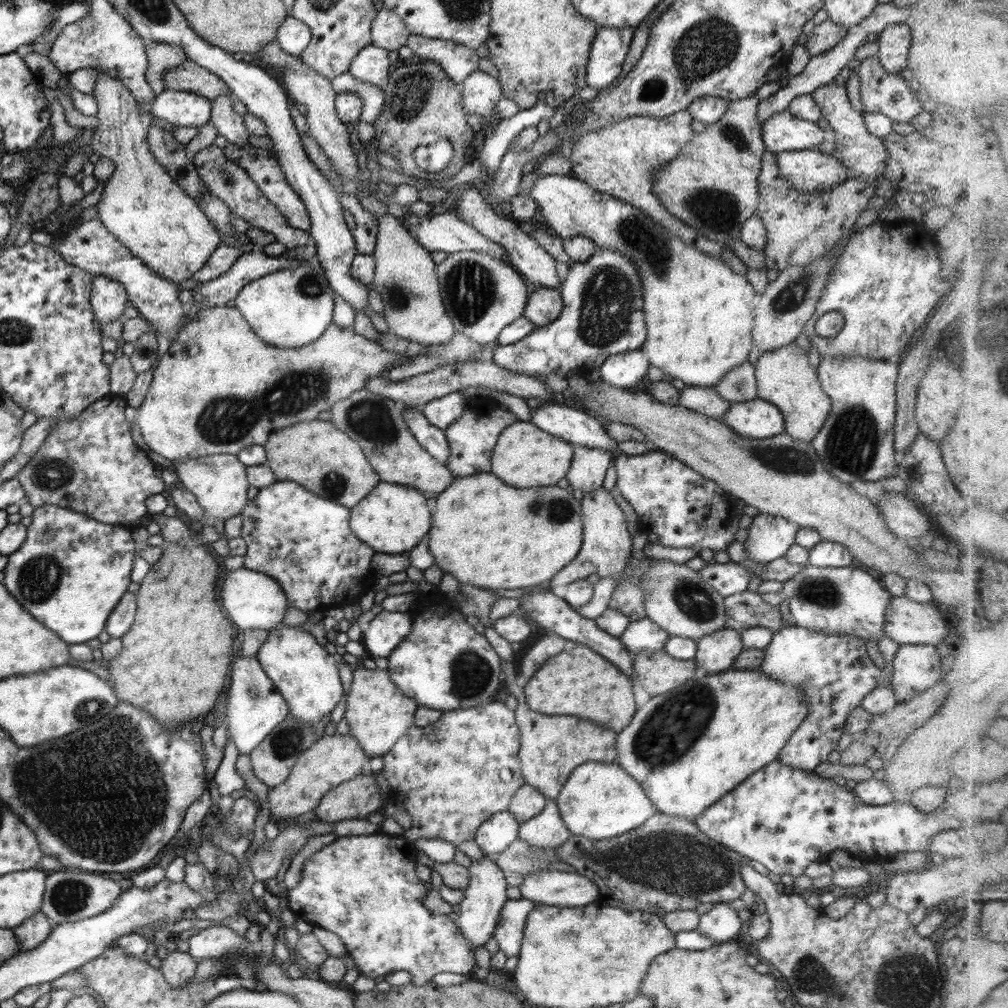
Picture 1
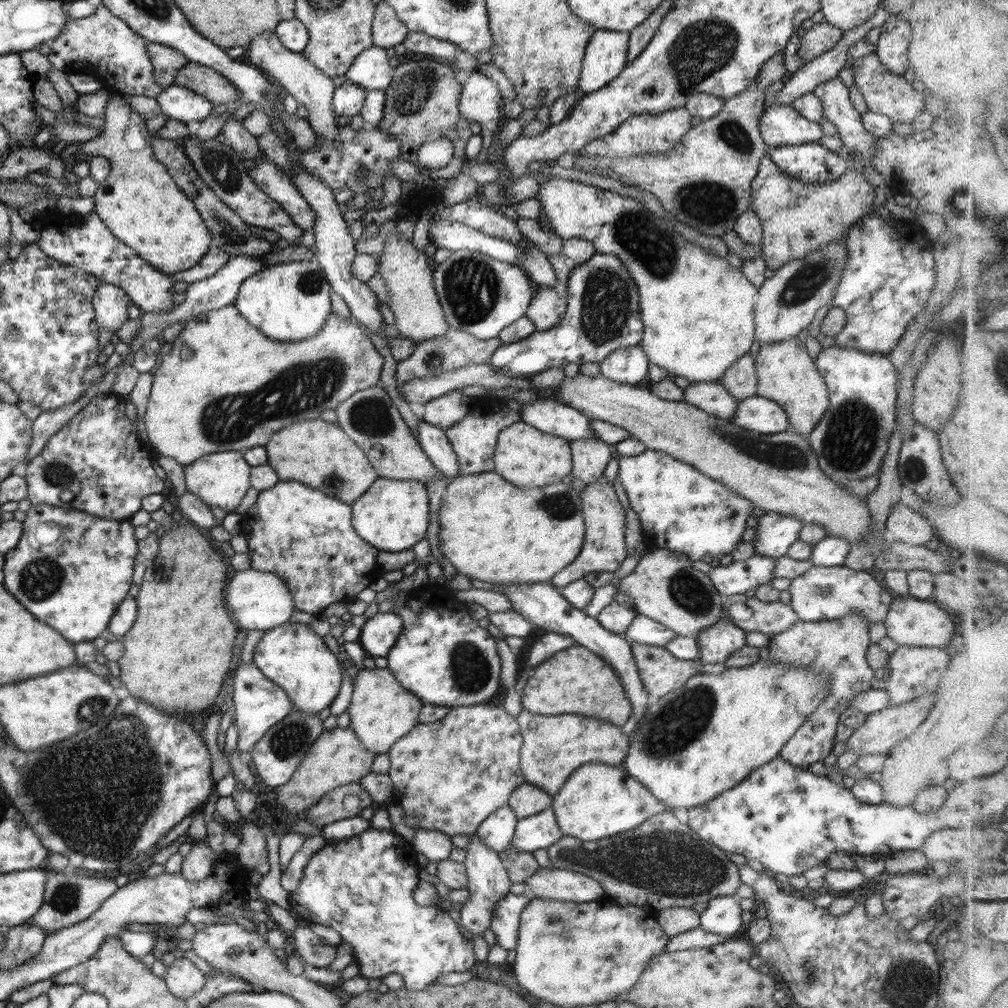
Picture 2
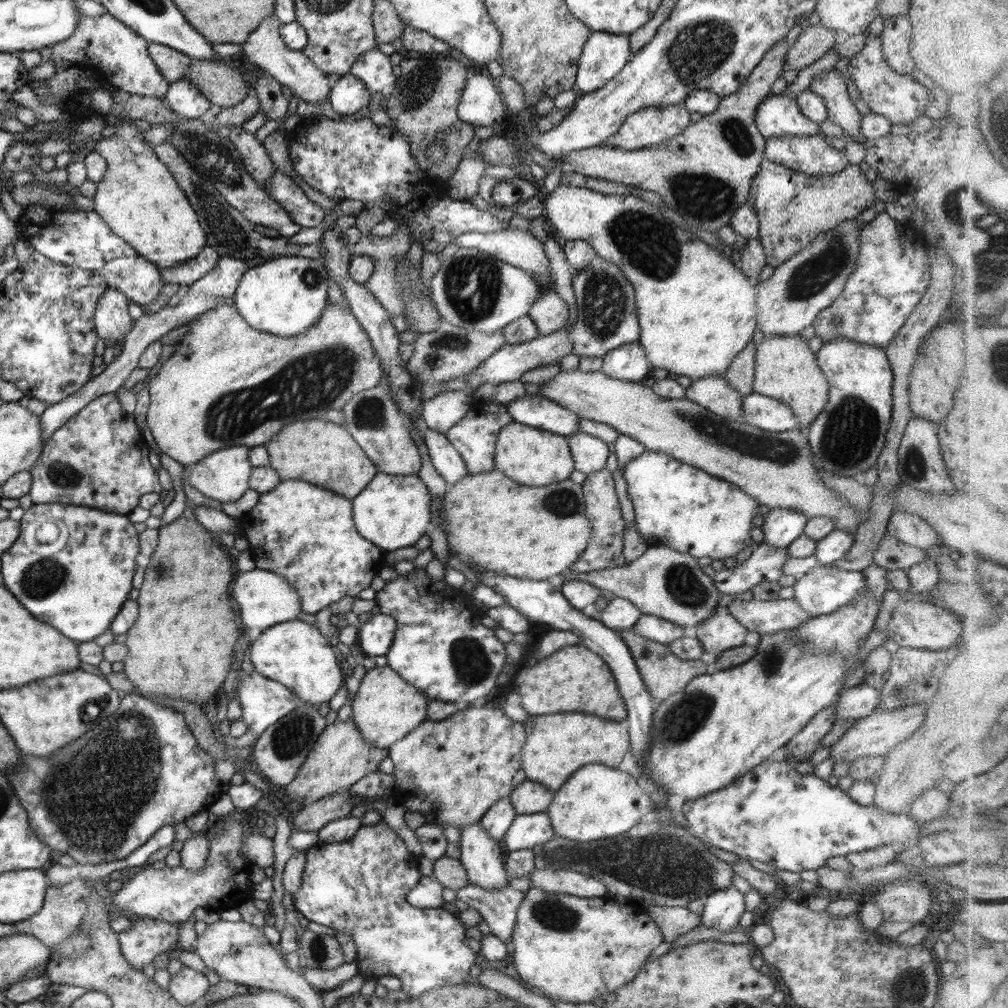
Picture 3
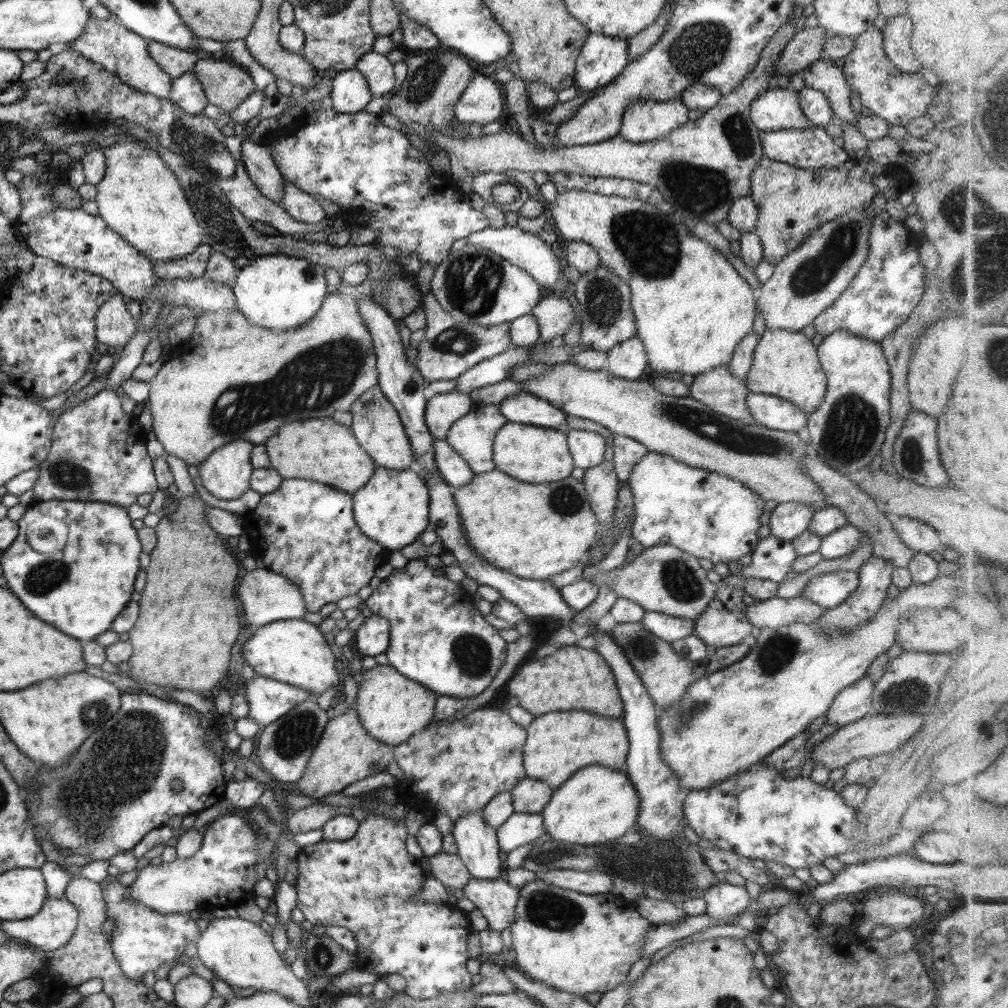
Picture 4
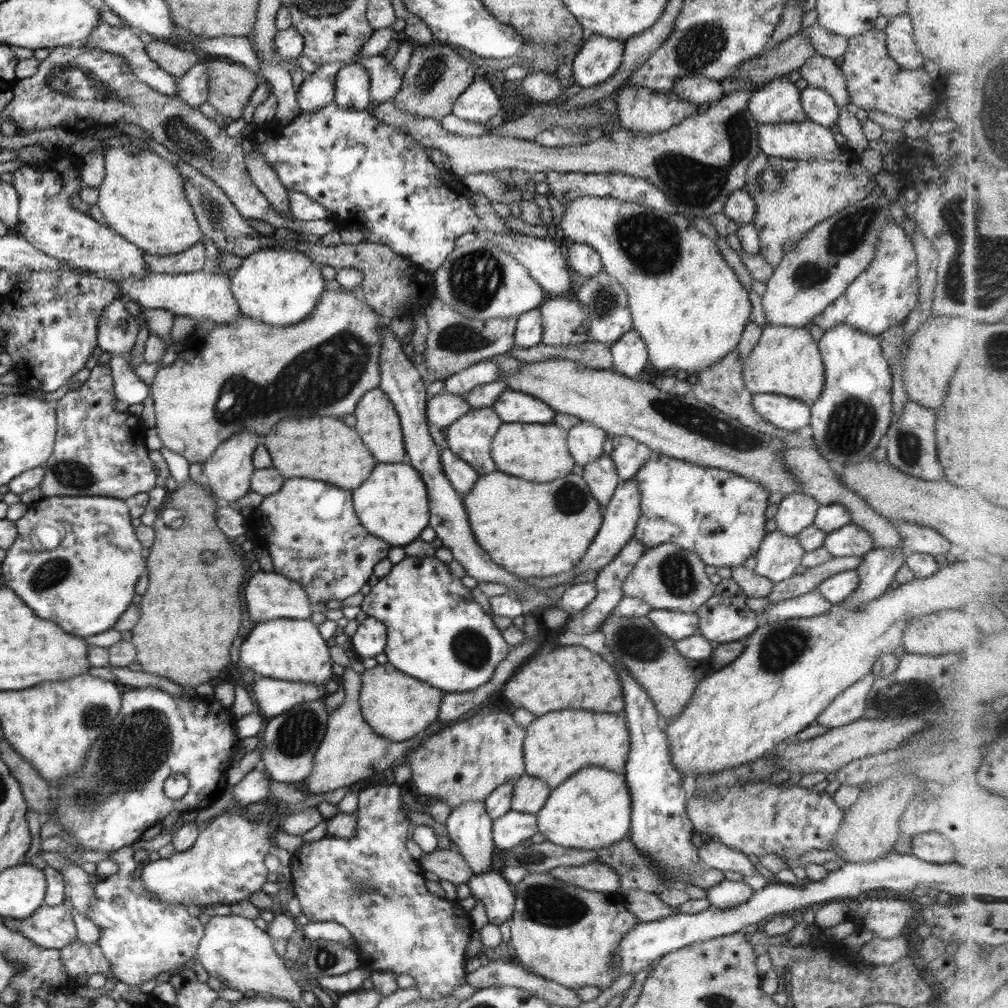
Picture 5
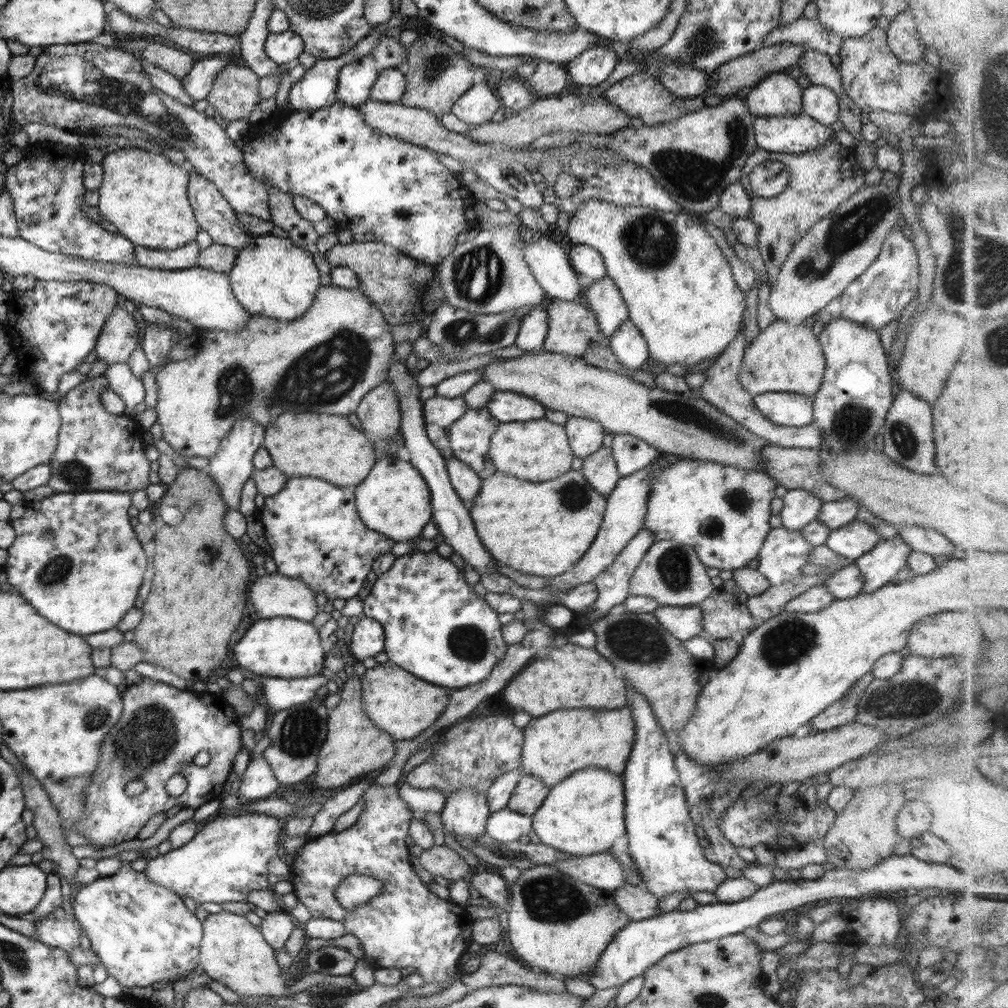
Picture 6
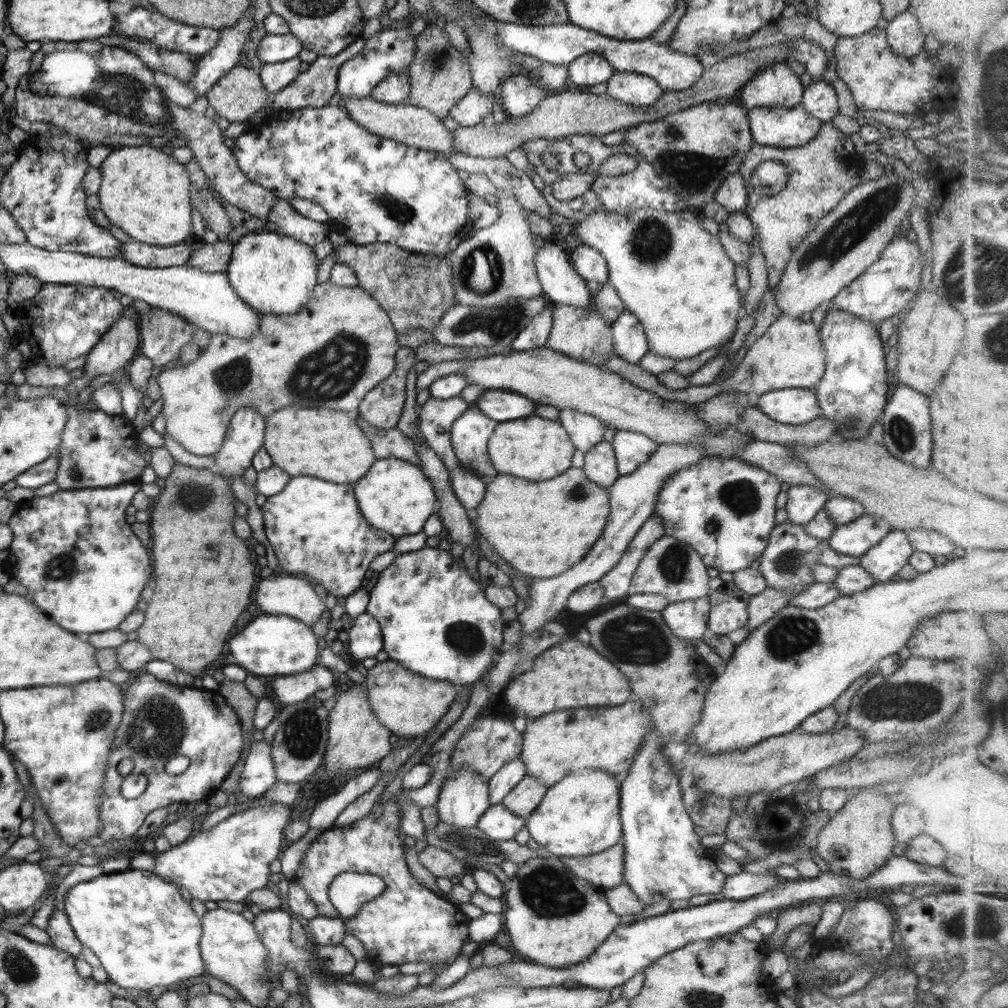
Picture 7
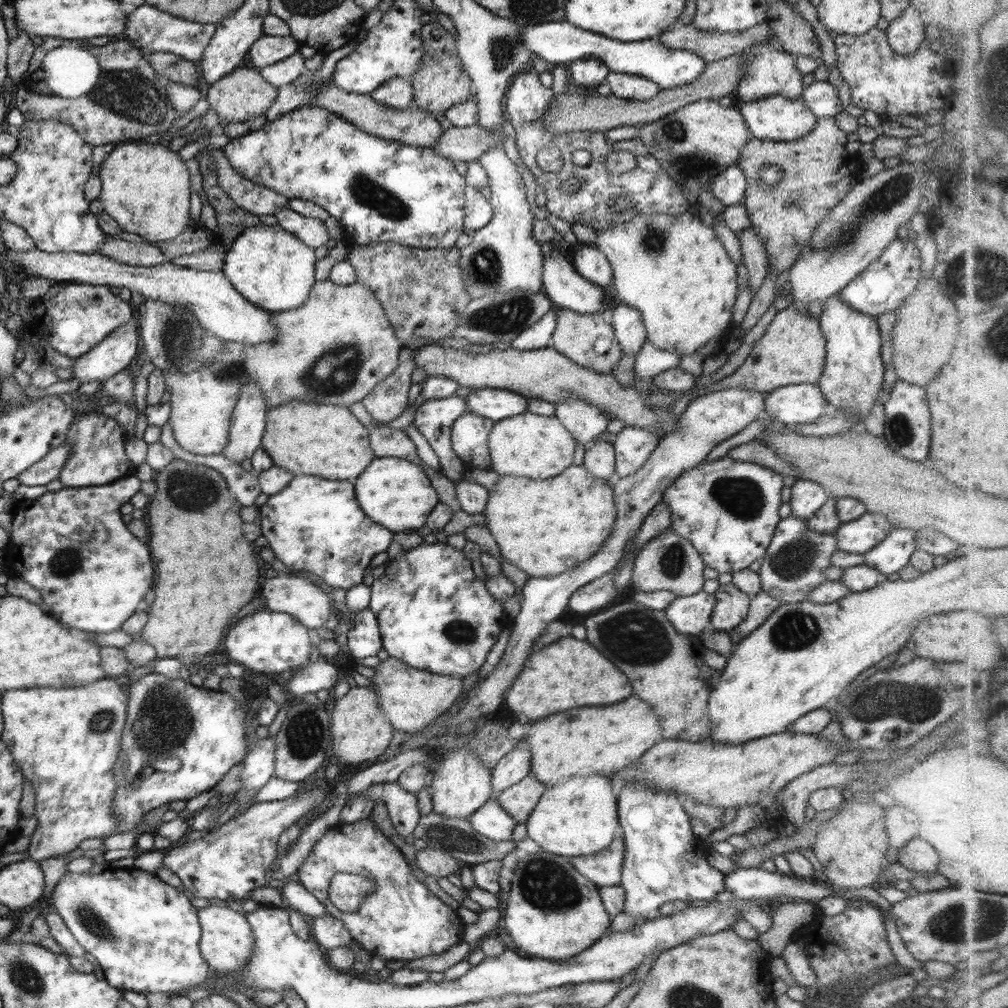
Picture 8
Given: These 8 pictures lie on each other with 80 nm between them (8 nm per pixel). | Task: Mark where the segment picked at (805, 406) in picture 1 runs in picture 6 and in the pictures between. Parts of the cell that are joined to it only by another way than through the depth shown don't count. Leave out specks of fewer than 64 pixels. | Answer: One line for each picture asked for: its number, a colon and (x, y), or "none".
2: (786, 374)
3: (786, 369)
4: (785, 363)
5: (786, 361)
6: (786, 357)

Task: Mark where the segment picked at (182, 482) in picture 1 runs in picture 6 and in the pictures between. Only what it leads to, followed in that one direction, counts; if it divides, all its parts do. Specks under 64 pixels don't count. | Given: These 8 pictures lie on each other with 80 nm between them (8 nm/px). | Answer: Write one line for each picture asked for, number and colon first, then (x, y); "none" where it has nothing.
2: (222, 479)
3: (224, 475)
4: (225, 474)
5: (228, 472)
6: (230, 467)

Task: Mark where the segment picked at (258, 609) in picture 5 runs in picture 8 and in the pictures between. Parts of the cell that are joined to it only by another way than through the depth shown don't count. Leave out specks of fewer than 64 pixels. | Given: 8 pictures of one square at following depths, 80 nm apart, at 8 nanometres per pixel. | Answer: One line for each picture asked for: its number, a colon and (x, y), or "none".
6: (274, 595)
7: (287, 595)
8: (298, 597)

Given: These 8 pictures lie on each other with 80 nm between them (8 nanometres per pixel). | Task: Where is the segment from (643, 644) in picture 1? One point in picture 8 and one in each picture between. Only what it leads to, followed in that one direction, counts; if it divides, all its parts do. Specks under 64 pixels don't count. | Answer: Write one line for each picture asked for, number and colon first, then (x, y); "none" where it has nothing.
2: (643, 630)
3: (657, 629)
4: (666, 627)
5: (677, 625)
6: (684, 623)
7: (687, 619)
8: (690, 615)

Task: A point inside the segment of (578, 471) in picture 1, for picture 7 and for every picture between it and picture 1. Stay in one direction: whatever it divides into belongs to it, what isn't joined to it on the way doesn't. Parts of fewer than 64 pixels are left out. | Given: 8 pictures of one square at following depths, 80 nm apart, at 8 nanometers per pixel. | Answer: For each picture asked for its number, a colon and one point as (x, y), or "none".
2: (590, 457)
3: (589, 453)
4: (587, 448)
5: (584, 440)
6: (585, 436)
7: (585, 430)

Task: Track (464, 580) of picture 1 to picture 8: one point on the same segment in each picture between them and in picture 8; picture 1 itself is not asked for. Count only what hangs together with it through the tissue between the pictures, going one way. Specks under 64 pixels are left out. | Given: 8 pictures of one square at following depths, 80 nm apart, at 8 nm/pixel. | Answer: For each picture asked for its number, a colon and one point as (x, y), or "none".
2: (491, 530)
3: (536, 533)
4: (535, 531)
5: (531, 529)
6: (512, 517)
7: (542, 528)
8: (545, 527)

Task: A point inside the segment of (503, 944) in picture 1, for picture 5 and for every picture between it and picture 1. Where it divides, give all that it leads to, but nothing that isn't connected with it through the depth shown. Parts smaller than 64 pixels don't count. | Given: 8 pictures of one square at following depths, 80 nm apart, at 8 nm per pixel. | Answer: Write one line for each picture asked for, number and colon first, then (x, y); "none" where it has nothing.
2: (504, 922)
3: (498, 908)
4: (496, 899)
5: (497, 895)

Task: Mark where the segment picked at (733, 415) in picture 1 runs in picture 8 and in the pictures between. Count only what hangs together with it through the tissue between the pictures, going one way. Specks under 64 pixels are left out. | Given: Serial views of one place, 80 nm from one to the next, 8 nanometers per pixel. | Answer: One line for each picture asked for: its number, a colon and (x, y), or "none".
2: (757, 413)
3: (769, 414)
4: (779, 414)
5: (788, 413)
6: (788, 409)
7: (795, 406)
8: (793, 404)

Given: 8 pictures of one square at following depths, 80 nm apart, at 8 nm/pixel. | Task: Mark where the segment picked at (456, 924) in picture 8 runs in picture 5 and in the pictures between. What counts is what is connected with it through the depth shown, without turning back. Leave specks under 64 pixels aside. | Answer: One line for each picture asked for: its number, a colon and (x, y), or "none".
5: (399, 926)
6: (406, 926)
7: (408, 922)

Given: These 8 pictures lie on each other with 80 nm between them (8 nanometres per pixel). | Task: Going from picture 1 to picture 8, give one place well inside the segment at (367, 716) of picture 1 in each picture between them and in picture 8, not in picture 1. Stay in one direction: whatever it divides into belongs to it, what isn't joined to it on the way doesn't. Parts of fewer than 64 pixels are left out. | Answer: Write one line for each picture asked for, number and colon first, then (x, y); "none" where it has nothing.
2: (382, 711)
3: (386, 708)
4: (392, 708)
5: (398, 707)
6: (402, 705)
7: (407, 704)
8: (411, 699)

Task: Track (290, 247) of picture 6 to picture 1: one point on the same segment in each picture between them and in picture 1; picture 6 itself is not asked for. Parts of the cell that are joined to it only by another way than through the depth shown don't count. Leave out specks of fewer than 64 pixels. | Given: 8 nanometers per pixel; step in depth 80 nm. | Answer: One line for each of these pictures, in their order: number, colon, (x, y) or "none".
1: (292, 307)
2: (290, 301)
3: (285, 296)
4: (280, 293)
5: (277, 286)

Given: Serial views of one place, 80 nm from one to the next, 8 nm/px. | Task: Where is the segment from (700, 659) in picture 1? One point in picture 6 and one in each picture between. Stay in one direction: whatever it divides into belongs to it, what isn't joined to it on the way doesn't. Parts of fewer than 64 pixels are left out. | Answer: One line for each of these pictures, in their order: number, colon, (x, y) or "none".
2: (716, 642)
3: (720, 631)
4: (723, 623)
5: (725, 617)
6: (725, 611)

